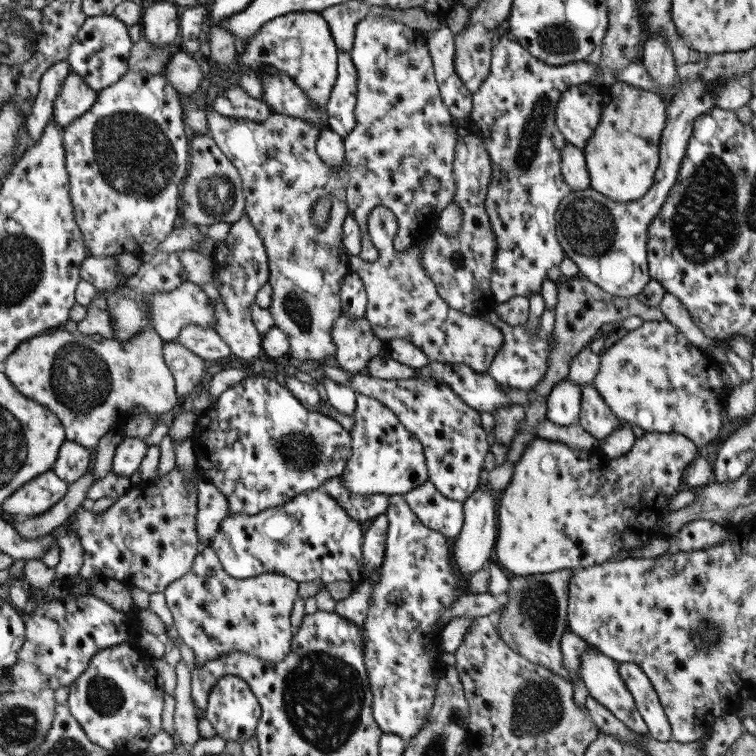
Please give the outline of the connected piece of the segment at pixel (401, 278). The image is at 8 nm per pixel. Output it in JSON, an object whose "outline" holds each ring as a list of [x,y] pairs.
{"outline":[[[383,207],[373,208],[368,214],[367,232],[373,246],[378,250],[377,260],[370,263],[365,262],[358,255],[350,255],[348,258],[349,270],[358,274],[364,286],[366,294],[364,317],[367,319],[373,334],[377,335],[384,344],[391,339],[408,340],[421,349],[428,362],[461,363],[476,373],[486,373],[494,354],[503,343],[502,333],[490,322],[485,322],[482,317],[467,316],[447,306],[437,294],[434,282],[421,266],[420,244],[424,243],[423,240],[415,240],[407,248],[397,251],[392,245],[395,231],[396,220],[391,211]]]}

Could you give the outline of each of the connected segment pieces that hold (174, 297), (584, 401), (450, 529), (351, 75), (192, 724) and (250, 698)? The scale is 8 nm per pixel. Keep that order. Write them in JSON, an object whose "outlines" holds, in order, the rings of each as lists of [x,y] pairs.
{"outlines":[[[[183,281],[179,286],[166,293],[153,293],[148,298],[148,320],[150,327],[162,338],[163,341],[175,340],[180,328],[188,324],[202,327],[211,327],[214,321],[213,301],[200,289],[199,285]]],[[[592,384],[581,387],[581,399],[579,400],[580,410],[576,424],[593,438],[600,441],[610,432],[621,428],[622,422],[609,411],[603,399],[593,389]]],[[[428,480],[402,497],[421,525],[449,539],[459,534],[463,526],[462,503],[441,496]]],[[[339,51],[336,56],[336,79],[332,86],[329,98],[324,108],[327,113],[329,130],[338,134],[342,139],[353,128],[354,125],[354,104],[356,101],[357,75],[349,52]]],[[[183,661],[177,662],[174,667],[176,674],[176,685],[172,696],[174,698],[174,733],[183,746],[193,746],[200,736],[194,704],[190,697],[190,672]]],[[[227,674],[220,676],[212,685],[202,716],[210,722],[219,738],[223,738],[225,741],[235,740],[242,743],[254,736],[260,714],[260,704],[250,691],[247,683],[238,676]]]]}

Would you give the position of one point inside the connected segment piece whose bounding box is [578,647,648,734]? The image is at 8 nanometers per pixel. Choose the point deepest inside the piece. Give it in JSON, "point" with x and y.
{"point":[599,674]}

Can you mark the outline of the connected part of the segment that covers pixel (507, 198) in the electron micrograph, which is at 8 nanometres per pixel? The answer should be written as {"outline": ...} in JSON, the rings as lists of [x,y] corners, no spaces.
{"outline":[[[501,37],[490,50],[489,74],[480,84],[480,87],[475,92],[472,92],[472,107],[470,113],[468,114],[468,118],[470,120],[470,128],[473,129],[473,133],[479,135],[481,140],[484,142],[491,163],[491,175],[489,175],[489,185],[487,187],[484,205],[489,217],[492,233],[494,234],[497,243],[496,255],[494,256],[494,261],[492,264],[492,275],[490,276],[491,296],[493,296],[493,300],[495,300],[496,303],[505,302],[512,296],[524,296],[528,298],[528,296],[533,293],[539,293],[539,287],[541,281],[545,278],[545,272],[547,272],[551,266],[558,265],[561,262],[564,252],[556,237],[554,214],[557,205],[561,202],[561,199],[565,198],[565,196],[572,191],[572,188],[567,186],[567,184],[563,181],[560,171],[560,152],[557,151],[551,143],[551,132],[556,129],[553,122],[553,110],[557,104],[557,101],[560,99],[561,92],[563,92],[567,87],[572,87],[578,85],[579,83],[589,82],[589,80],[591,80],[597,73],[598,64],[589,63],[584,59],[562,65],[548,65],[545,61],[535,59],[534,56],[531,56],[525,48],[521,48],[521,46],[516,44],[515,41],[508,40],[505,37]]]}

